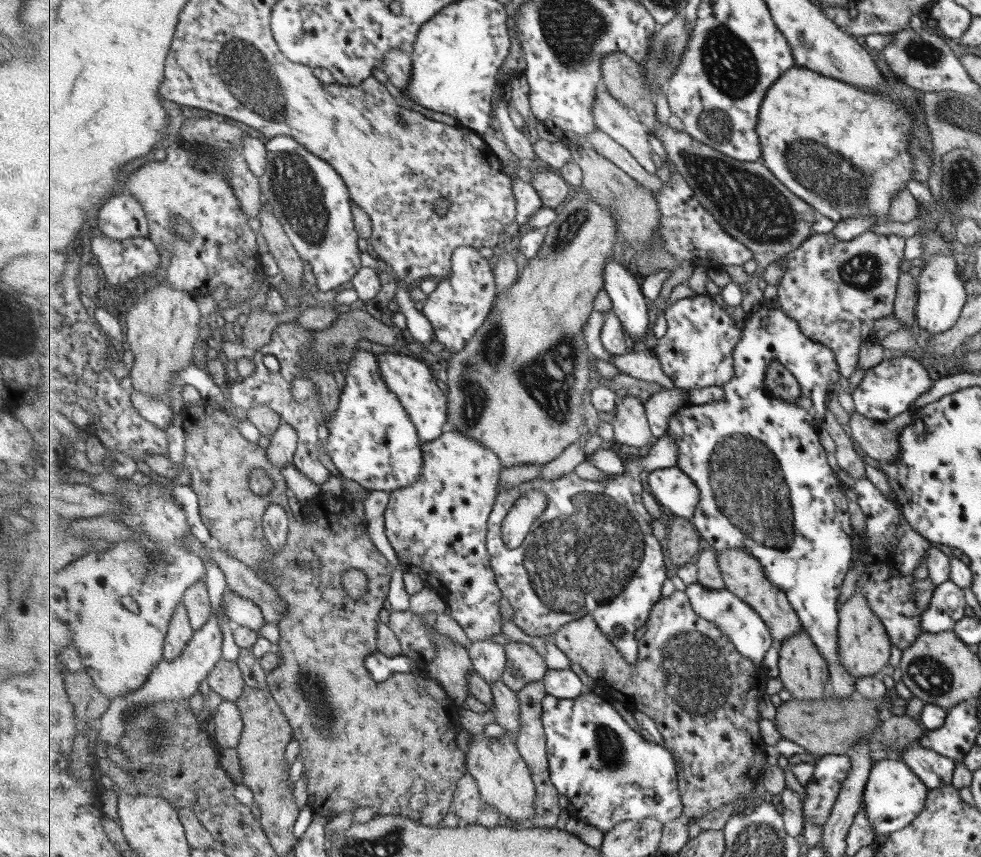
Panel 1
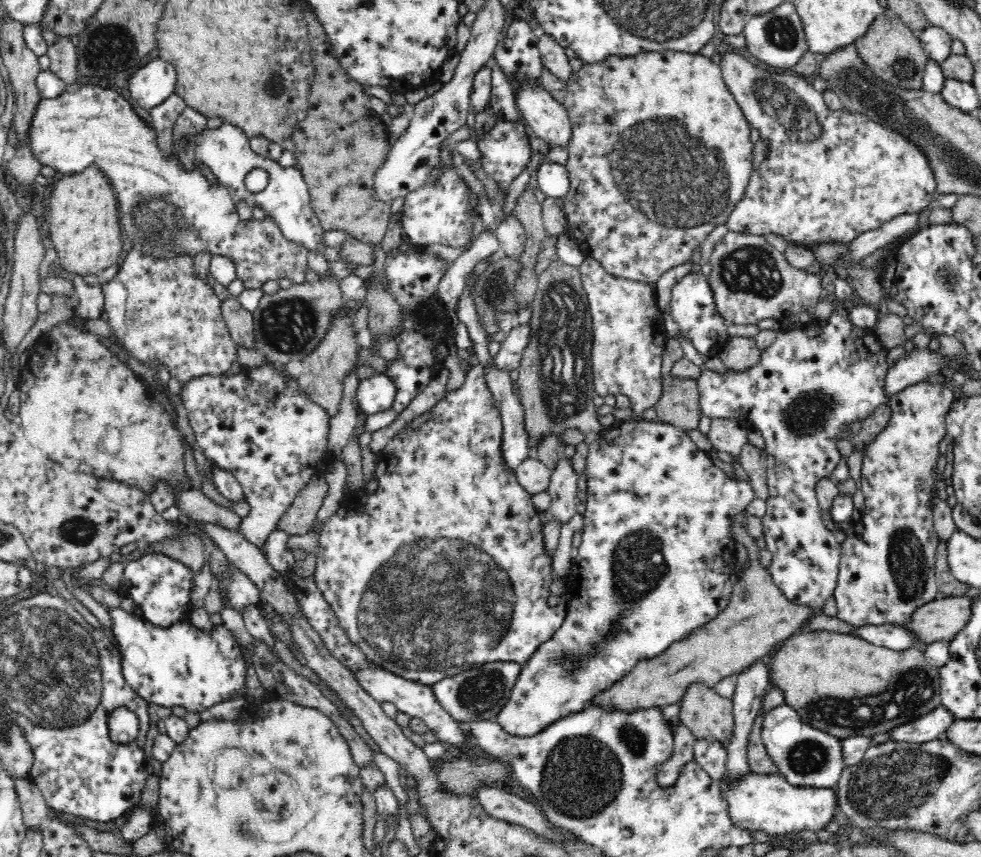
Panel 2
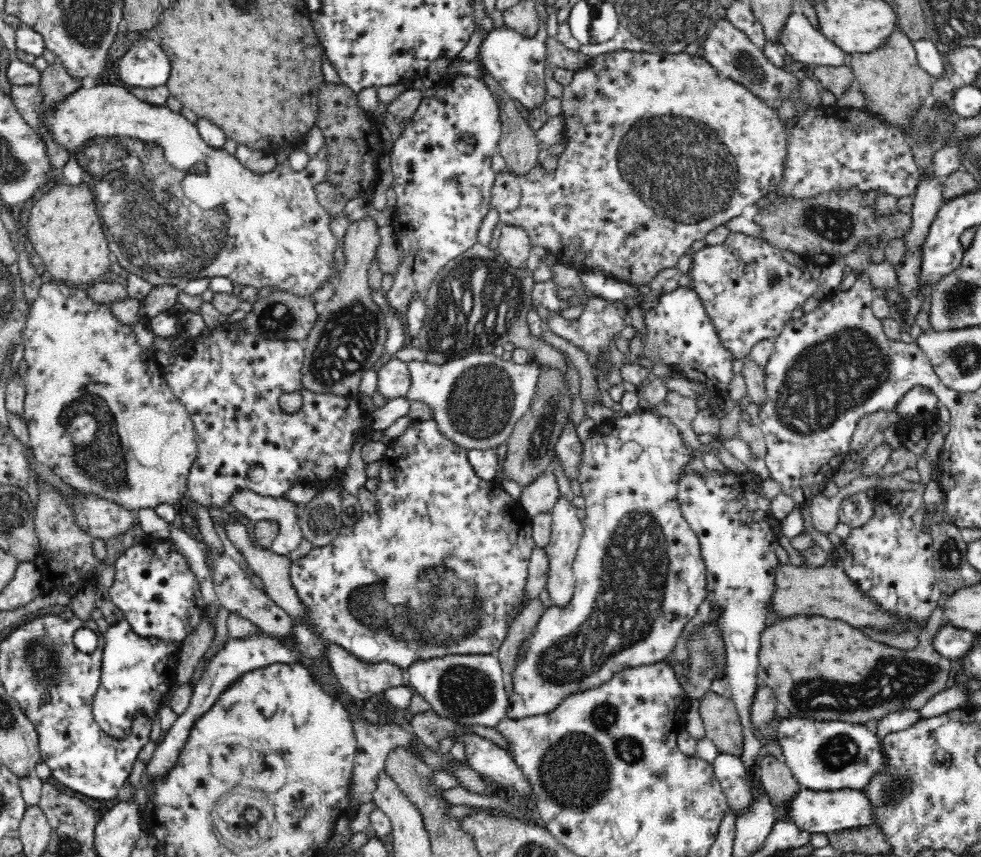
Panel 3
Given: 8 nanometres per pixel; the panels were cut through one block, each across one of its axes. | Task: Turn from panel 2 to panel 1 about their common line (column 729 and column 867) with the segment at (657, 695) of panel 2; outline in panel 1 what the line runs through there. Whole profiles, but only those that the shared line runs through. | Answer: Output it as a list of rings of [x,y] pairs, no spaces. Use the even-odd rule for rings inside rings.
[[[853,592],[839,608],[837,644],[839,646],[839,651],[837,651],[839,664],[853,678],[875,676],[881,667],[889,662],[890,638],[887,636],[883,624],[879,622],[879,618],[873,614],[871,606],[867,604],[867,598],[861,592]]]

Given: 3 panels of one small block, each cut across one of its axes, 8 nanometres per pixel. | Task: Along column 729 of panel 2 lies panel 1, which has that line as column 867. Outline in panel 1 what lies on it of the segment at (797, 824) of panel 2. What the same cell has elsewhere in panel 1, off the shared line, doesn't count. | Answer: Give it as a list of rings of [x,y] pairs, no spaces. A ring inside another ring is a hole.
[[[890,758],[872,764],[862,791],[861,801],[874,832],[888,835],[907,826],[923,810],[927,794],[928,789],[920,783],[909,766]]]

